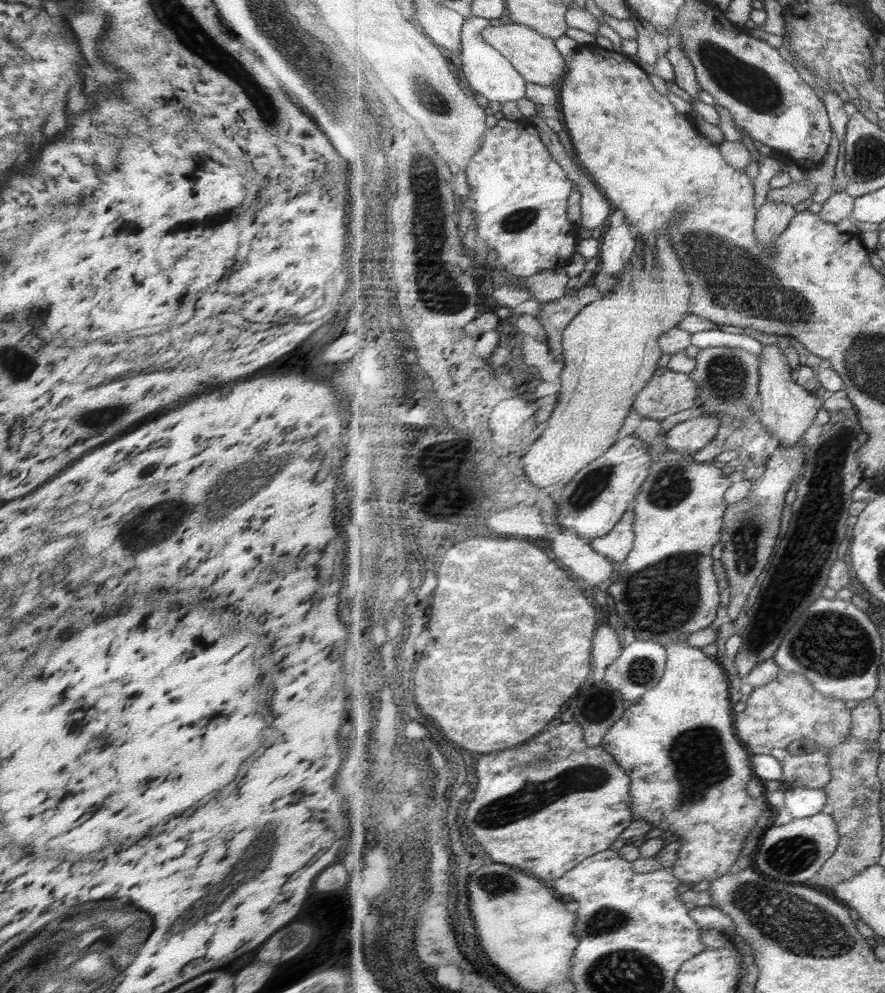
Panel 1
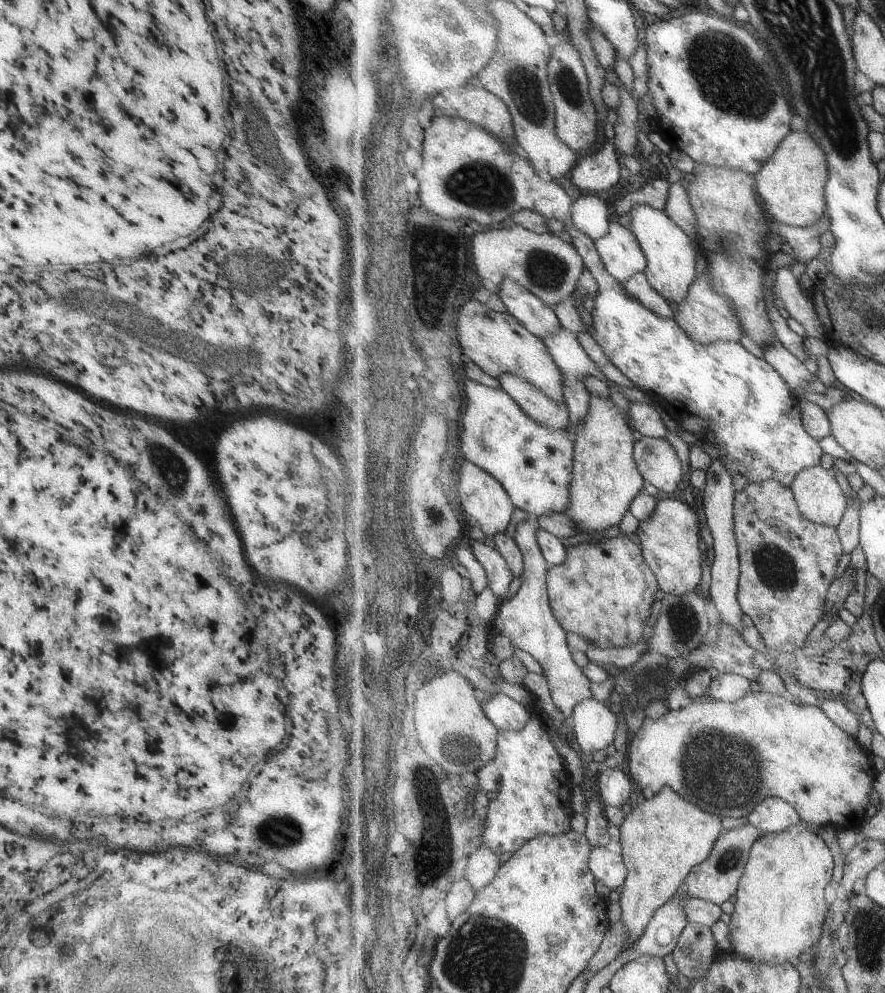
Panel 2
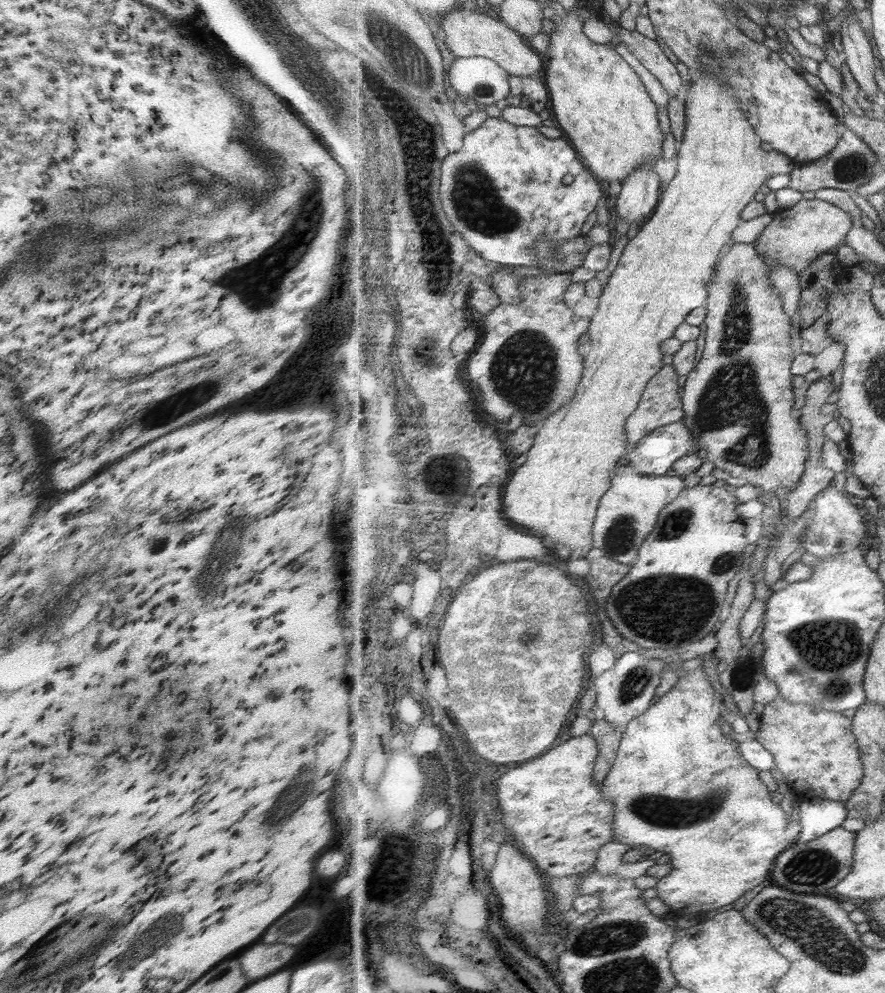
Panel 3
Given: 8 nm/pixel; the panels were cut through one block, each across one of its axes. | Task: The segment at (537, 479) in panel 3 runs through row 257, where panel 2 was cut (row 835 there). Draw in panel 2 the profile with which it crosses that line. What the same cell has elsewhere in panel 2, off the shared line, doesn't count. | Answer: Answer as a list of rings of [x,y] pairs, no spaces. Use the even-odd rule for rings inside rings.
[[[665,787],[652,798],[625,810],[620,843],[629,877],[622,886],[620,908],[629,938],[626,947],[635,944],[647,930],[653,915],[663,903],[684,890],[684,883],[694,866],[700,865],[713,852],[721,836],[720,816],[705,812],[671,787]]]

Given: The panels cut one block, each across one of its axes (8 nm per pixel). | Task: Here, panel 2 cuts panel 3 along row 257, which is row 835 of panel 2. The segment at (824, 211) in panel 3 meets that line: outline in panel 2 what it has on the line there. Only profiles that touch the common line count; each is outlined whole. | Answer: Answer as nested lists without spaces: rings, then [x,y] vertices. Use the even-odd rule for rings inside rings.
[[[801,822],[783,832],[764,832],[753,846],[748,865],[740,878],[735,910],[728,925],[731,937],[729,952],[735,952],[741,958],[749,958],[753,962],[779,966],[789,958],[789,954],[797,956],[805,948],[810,950],[821,938],[822,925],[829,912],[826,890],[833,880],[835,860],[827,842],[811,827],[814,826]]]

